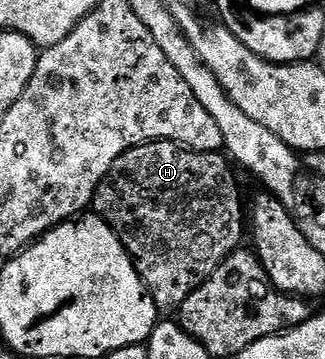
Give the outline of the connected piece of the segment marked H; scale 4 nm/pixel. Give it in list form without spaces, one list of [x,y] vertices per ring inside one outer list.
[[[146,142],[140,146],[134,146],[132,150],[125,151],[113,164],[113,168],[109,168],[109,172],[101,180],[101,184],[95,193],[94,213],[98,214],[100,218],[105,219],[109,224],[109,228],[113,228],[113,232],[121,240],[121,244],[126,248],[127,254],[131,257],[133,264],[137,268],[145,288],[153,296],[153,304],[159,310],[160,315],[171,316],[179,311],[181,304],[185,304],[187,297],[206,278],[213,276],[215,269],[227,257],[240,249],[242,242],[239,241],[242,240],[243,234],[245,238],[245,198],[243,202],[242,196],[239,195],[239,182],[235,179],[234,172],[236,173],[226,153],[213,150],[188,150],[186,146],[180,146],[178,142]]]

